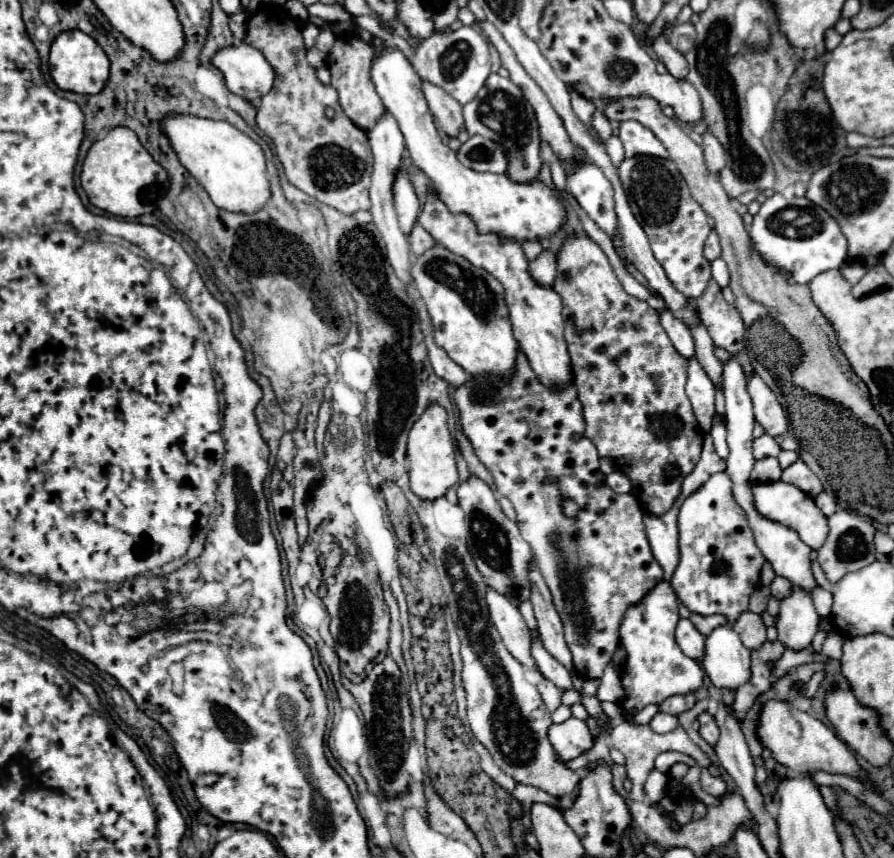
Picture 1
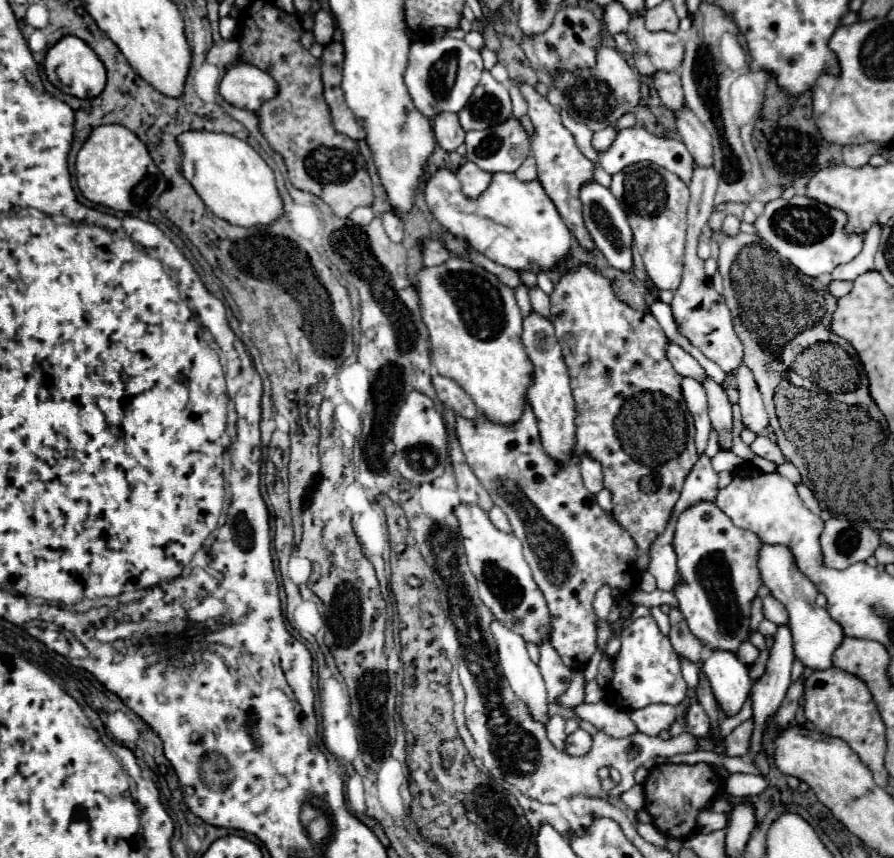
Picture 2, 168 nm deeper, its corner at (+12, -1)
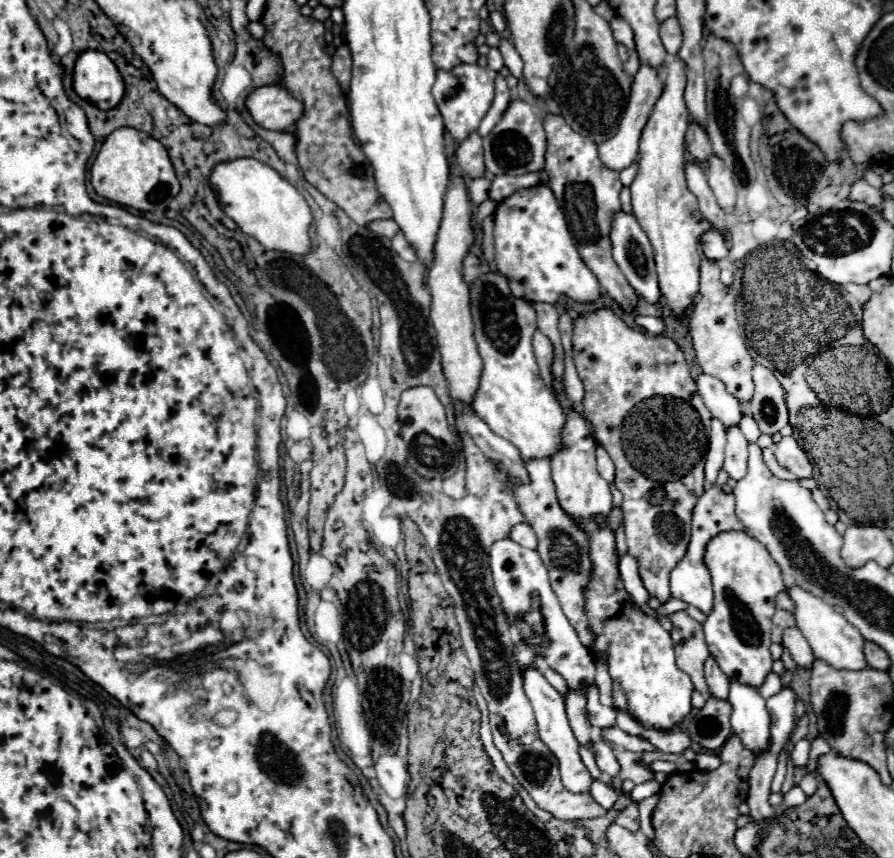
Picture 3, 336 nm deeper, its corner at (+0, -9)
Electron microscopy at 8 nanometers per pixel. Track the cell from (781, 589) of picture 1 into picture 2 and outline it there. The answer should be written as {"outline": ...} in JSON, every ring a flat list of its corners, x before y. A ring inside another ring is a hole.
{"outline":[[772,594,764,598,764,618,768,618,774,624,788,624,786,608]]}

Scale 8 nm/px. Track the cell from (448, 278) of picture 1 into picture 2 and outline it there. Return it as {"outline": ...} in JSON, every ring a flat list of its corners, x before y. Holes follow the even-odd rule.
{"outline":[[450,258,446,264,442,266,434,266,434,268,422,268,420,274,418,274,418,294,420,294,420,308,422,308,422,318,424,318,424,324,428,326,428,332,430,332,430,344,432,344,432,366,434,370,440,374,440,376,448,376,450,380,456,380,456,384,460,384,460,388,464,388,464,392,468,392,468,396,472,396,472,402,476,404,478,412,482,416,486,416,488,420,492,420,494,424,500,424,500,426,512,426,516,424,516,420,520,420,520,416,524,414,524,406,526,406,526,390,532,386,532,362,528,360,528,354,526,354,526,348,520,340,520,332,522,332,522,314,520,314,520,308,516,304,516,296,514,296,514,288,502,284,494,274,486,272,484,268,472,264,470,260,466,258]]}

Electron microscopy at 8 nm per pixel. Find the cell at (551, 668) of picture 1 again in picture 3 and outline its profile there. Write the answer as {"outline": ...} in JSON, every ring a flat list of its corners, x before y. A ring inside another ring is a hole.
{"outline":[[590,684,586,688,586,698,588,698,588,704,586,704,586,710,588,710,588,720,594,728,606,728,606,726,614,726,614,720,616,720,616,714,612,708,604,706,600,702,600,692,598,692,598,686,596,684]]}

